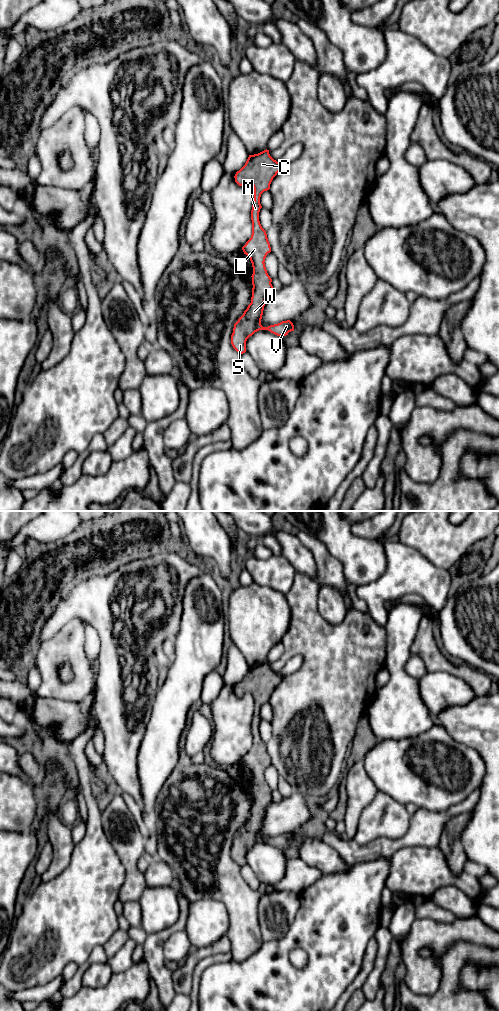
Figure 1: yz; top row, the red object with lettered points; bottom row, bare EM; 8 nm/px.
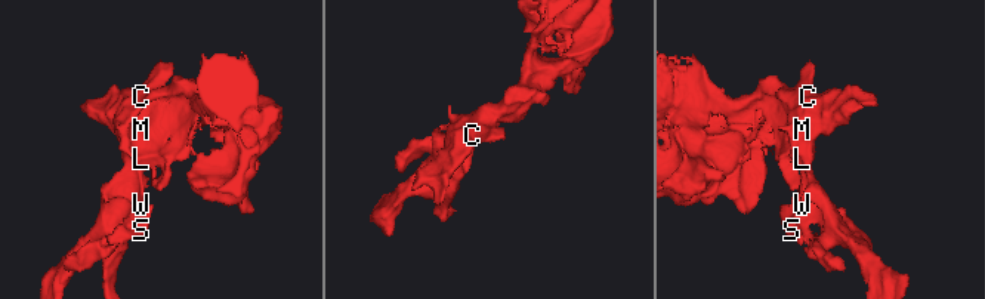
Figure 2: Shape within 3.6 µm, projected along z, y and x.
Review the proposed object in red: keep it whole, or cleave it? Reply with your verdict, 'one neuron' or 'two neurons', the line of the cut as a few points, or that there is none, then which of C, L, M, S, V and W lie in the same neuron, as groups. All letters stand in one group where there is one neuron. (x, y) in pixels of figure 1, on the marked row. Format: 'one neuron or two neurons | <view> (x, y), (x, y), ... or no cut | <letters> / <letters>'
one neuron | no cut | C L M S V W

